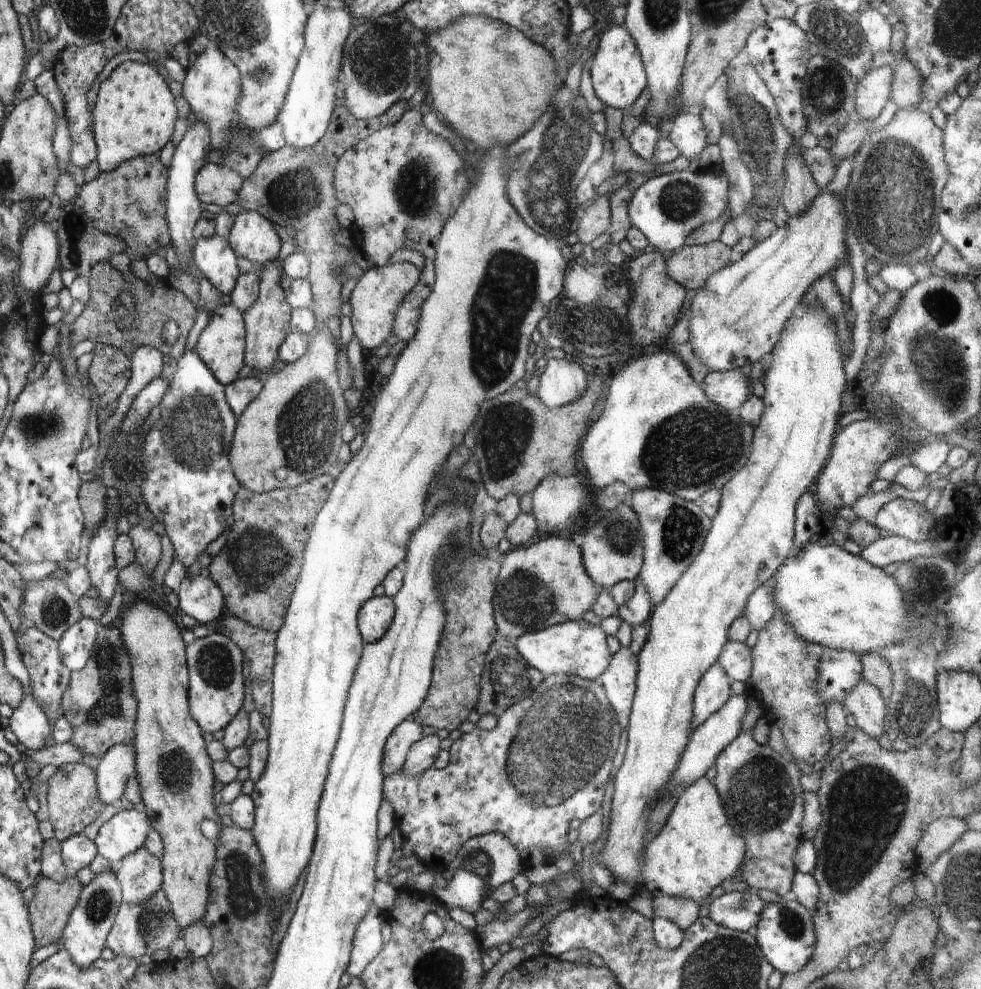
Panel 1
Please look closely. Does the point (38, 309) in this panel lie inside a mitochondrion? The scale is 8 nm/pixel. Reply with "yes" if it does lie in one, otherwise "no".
no

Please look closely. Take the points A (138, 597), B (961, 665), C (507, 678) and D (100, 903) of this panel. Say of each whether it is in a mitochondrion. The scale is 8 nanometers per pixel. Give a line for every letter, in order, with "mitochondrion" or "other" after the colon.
A: other
B: other
C: mitochondrion
D: mitochondrion

